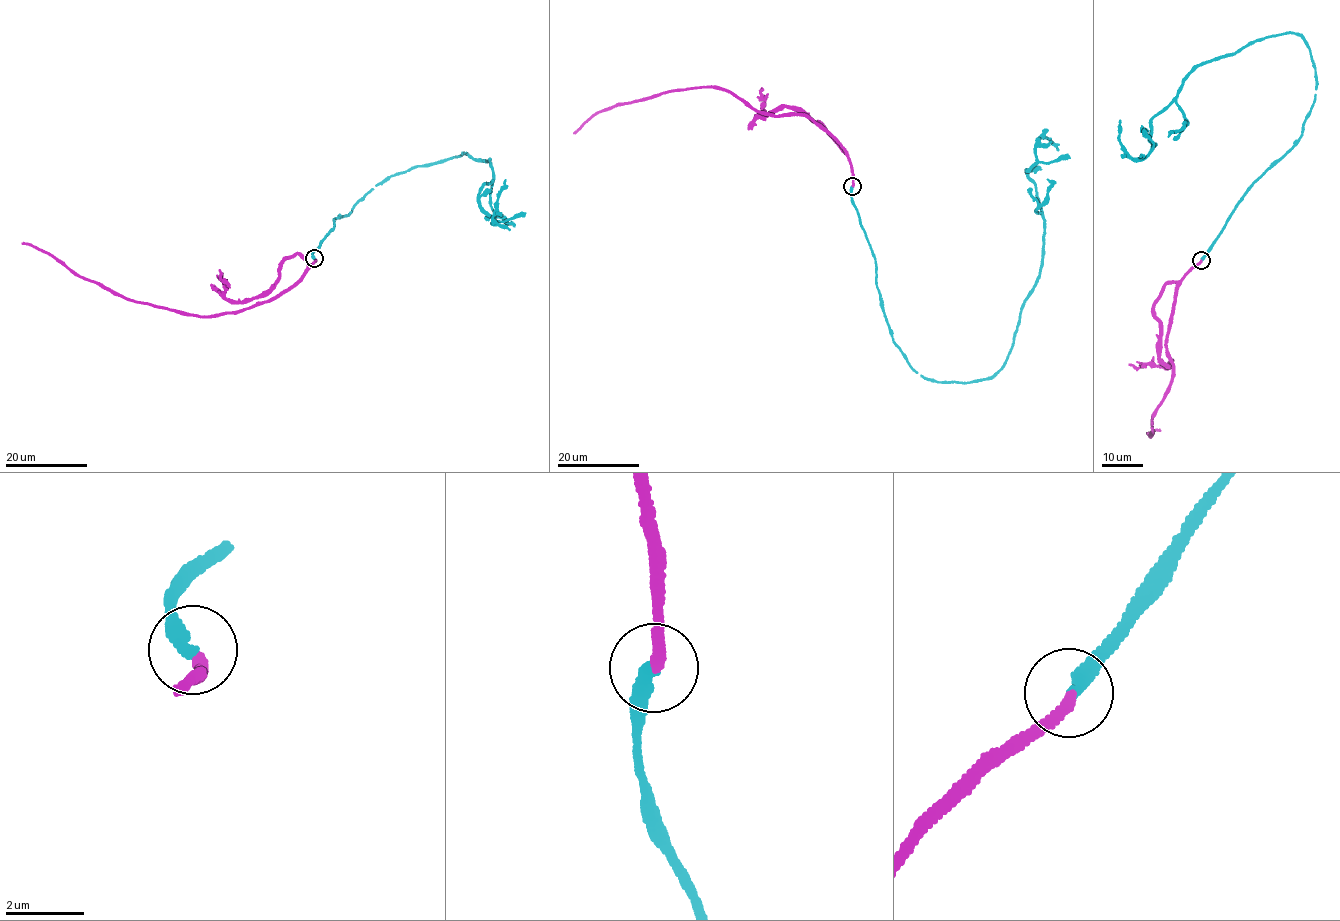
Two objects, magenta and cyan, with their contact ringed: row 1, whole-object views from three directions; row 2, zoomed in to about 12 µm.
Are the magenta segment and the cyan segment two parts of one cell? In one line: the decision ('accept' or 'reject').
reject

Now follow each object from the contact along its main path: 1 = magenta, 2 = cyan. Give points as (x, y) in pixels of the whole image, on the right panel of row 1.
1: (1201, 260), (1177, 288), (1166, 342), (1173, 379), (1152, 419), (1153, 434), (1148, 434), (1160, 430)
2: (1201, 260), (1301, 136), (1316, 84), (1306, 41), (1289, 32), (1203, 62), (1153, 117), (1143, 158), (1120, 120)

